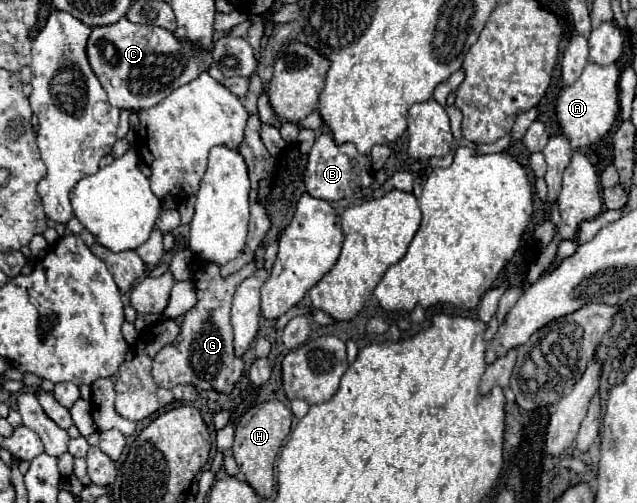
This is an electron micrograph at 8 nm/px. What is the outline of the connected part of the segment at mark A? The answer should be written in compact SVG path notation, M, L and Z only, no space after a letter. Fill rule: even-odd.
M590 62L584 68L582 76L574 84L564 86L558 92L556 122L560 126L560 134L570 140L572 150L592 146L594 142L604 138L608 134L608 130L612 128L612 124L618 116L618 110L620 110L620 106L618 106L618 76L620 76L620 68L616 64L610 64L604 68L604 66L596 66Z

